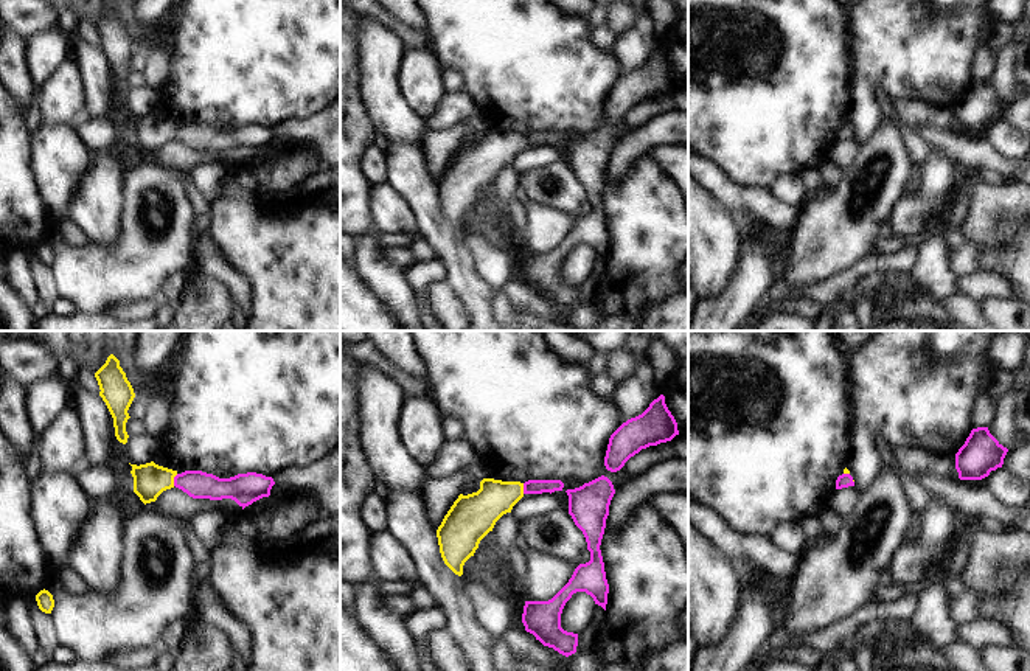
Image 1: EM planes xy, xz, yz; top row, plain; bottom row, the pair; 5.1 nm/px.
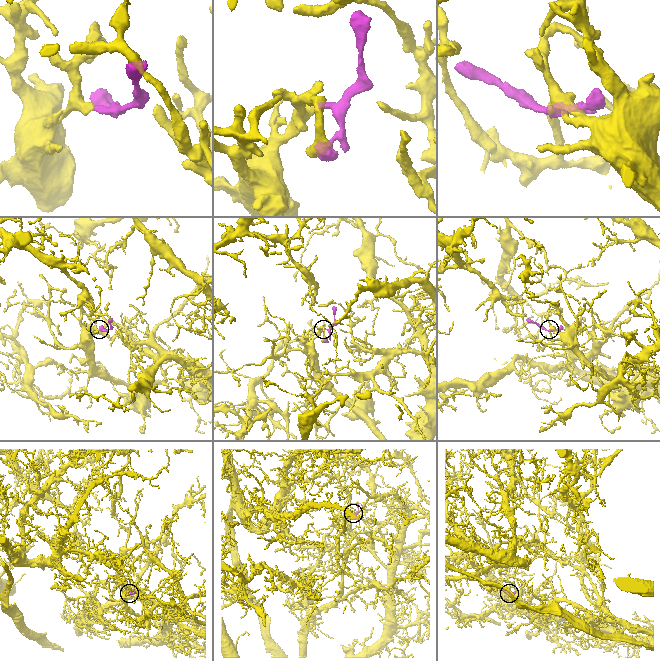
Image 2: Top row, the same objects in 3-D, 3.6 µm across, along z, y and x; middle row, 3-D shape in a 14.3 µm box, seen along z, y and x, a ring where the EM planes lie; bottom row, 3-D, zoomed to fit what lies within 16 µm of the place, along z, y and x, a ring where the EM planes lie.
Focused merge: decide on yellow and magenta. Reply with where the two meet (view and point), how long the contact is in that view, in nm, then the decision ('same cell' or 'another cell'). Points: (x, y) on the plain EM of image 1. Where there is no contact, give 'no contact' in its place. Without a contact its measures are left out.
contact xy (173, 132); length 70 nm; same cell

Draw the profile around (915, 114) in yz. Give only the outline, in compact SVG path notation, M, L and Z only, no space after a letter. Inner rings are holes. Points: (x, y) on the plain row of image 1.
M893 99L900 121L917 132L918 129L959 129L955 107L941 106L927 99Z

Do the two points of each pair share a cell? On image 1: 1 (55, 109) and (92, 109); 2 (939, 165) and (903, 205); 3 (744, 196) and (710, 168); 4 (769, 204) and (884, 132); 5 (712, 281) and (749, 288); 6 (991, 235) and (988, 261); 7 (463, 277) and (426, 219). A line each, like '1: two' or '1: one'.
1: two
2: one
3: one
4: two
5: two
6: two
7: one

